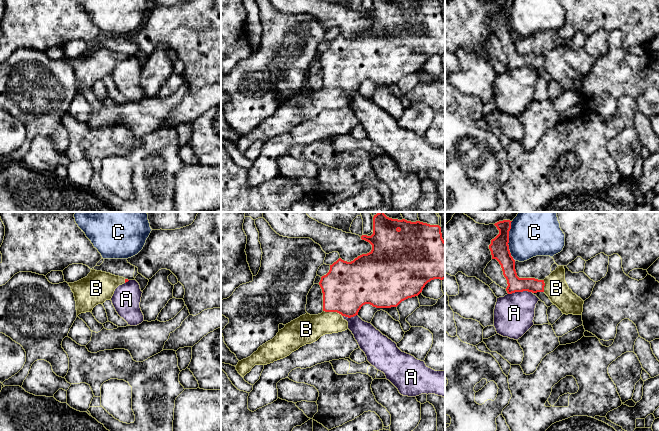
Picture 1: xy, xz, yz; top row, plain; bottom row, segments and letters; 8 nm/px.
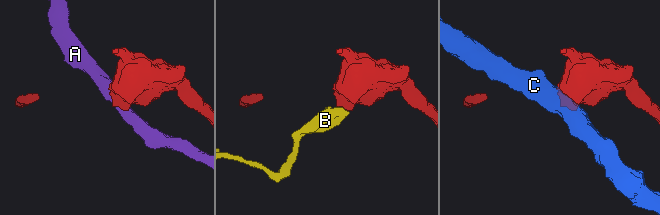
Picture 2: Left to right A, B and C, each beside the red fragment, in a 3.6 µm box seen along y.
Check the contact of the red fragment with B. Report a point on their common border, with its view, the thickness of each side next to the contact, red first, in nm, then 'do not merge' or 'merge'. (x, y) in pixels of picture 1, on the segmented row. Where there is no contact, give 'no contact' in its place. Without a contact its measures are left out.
contact xz (333, 311); calibres 380 and 220 nm; merge

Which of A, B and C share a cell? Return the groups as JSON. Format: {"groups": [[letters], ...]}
{"groups": [["A"], ["B"], ["C"]]}

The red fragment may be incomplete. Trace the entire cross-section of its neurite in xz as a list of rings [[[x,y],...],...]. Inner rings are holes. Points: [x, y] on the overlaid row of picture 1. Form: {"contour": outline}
{"contour": [[[378,212],[373,217],[373,234],[362,235],[361,239],[372,245],[369,253],[351,262],[339,258],[330,265],[329,272],[321,277],[319,285],[323,293],[323,312],[318,315],[306,313],[291,321],[250,357],[239,361],[235,367],[242,377],[255,365],[273,363],[325,334],[347,330],[348,322],[343,317],[358,315],[365,304],[376,308],[397,307],[402,301],[418,296],[431,280],[445,279],[445,241],[439,225],[392,219],[384,212]]]}

